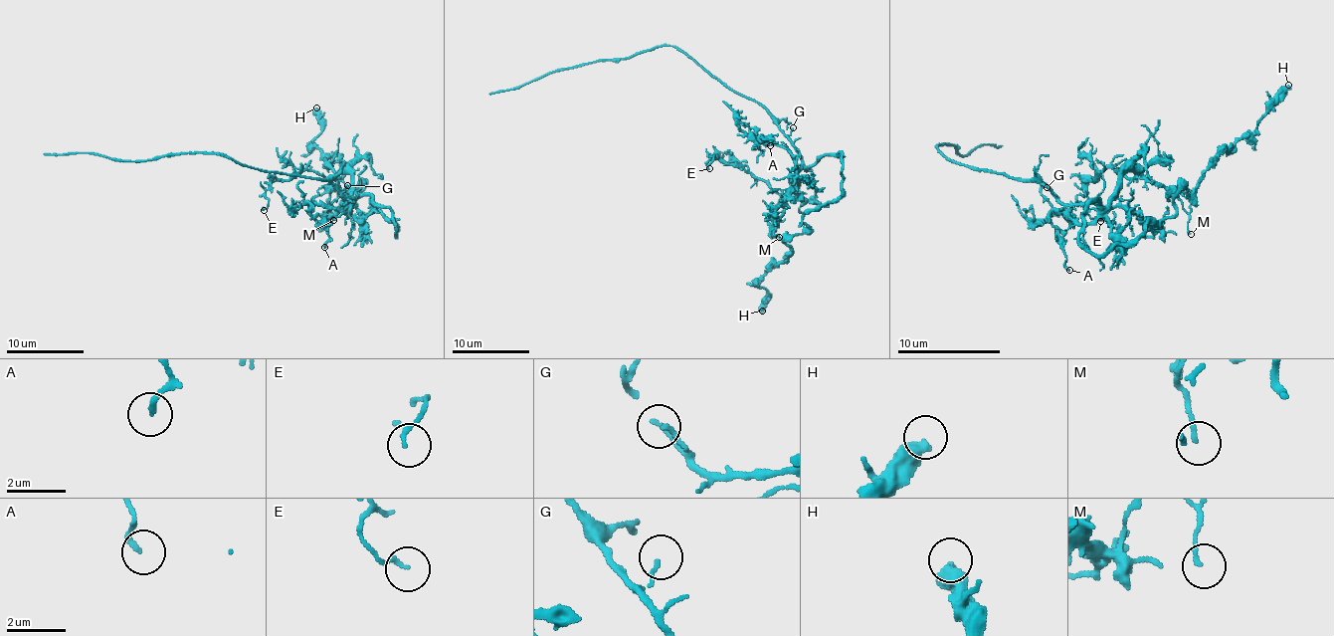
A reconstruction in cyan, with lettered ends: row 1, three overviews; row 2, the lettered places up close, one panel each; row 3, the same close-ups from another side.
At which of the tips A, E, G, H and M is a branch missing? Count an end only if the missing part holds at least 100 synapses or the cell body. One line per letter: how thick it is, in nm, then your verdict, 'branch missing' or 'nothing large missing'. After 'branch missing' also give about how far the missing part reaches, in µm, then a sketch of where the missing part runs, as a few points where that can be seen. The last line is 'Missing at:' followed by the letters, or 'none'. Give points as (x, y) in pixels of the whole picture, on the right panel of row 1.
A: 180 nm thick; nothing large missing
E: 130 nm thick; nothing large missing
G: 120 nm thick; nothing large missing
H: 550 nm thick; nothing large missing
M: 90 nm thick; nothing large missing
Missing at: none

